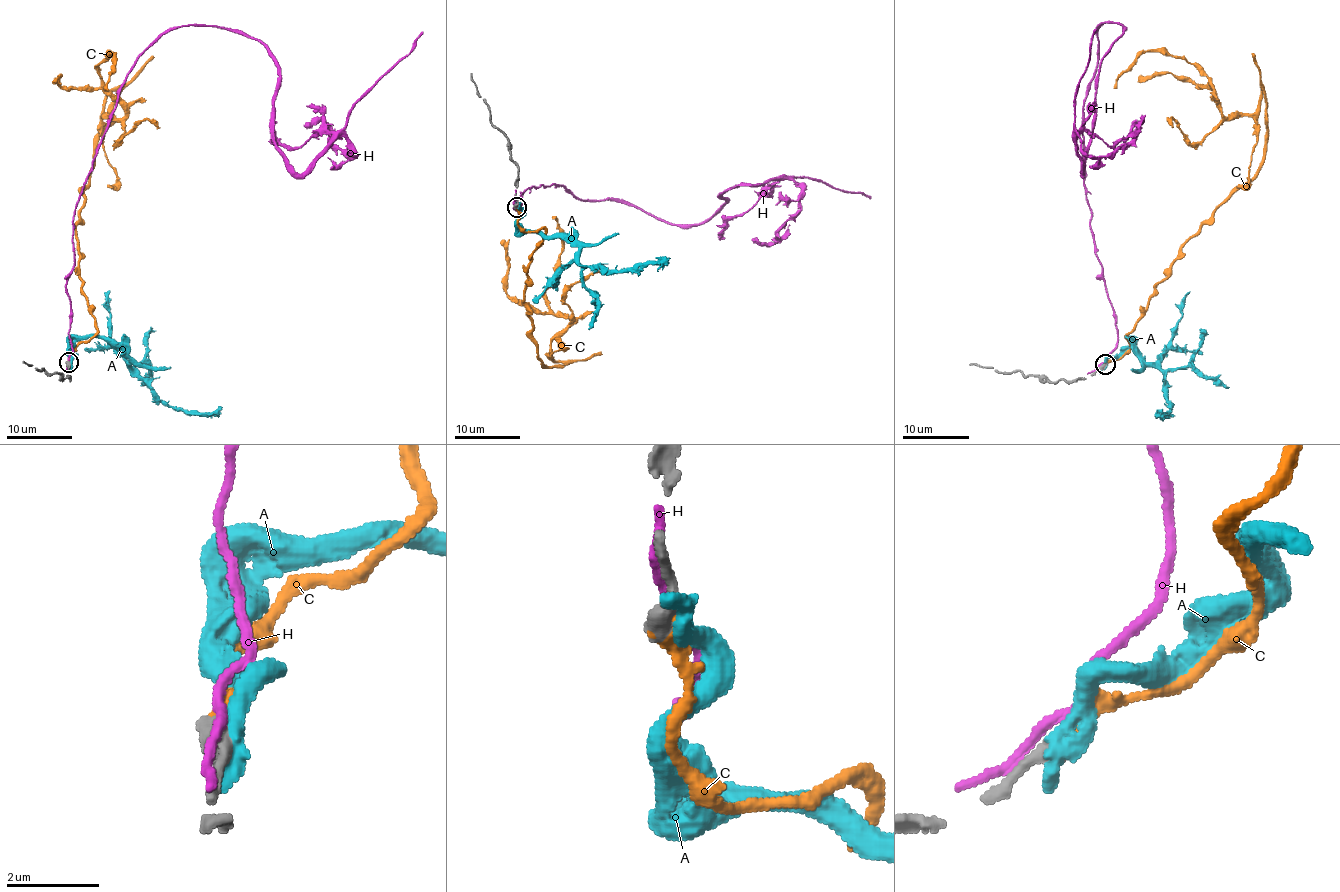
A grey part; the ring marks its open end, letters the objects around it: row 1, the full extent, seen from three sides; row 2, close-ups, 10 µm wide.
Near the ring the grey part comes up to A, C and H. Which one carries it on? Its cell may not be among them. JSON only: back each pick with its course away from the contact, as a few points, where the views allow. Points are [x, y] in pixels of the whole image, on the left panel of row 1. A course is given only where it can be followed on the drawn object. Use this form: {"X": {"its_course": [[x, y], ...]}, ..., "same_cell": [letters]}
{"C": {"its_course": [[67, 362], [97, 331], [75, 227], [112, 91], [103, 116], [125, 109], [97, 66], [113, 53], [105, 89]]}, "same_cell": ["C"]}

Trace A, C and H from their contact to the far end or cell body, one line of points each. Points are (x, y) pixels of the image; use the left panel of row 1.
A: (69, 364), (74, 356), (69, 349), (75, 342), (105, 336), (171, 407), (200, 413), (215, 413), (222, 407)
C: (67, 362), (97, 331), (75, 227), (112, 91), (103, 116), (125, 109), (97, 66), (113, 53), (105, 89)
H: (67, 364), (74, 209), (151, 45), (182, 25), (255, 37), (278, 68), (274, 142), (302, 173), (422, 32)

